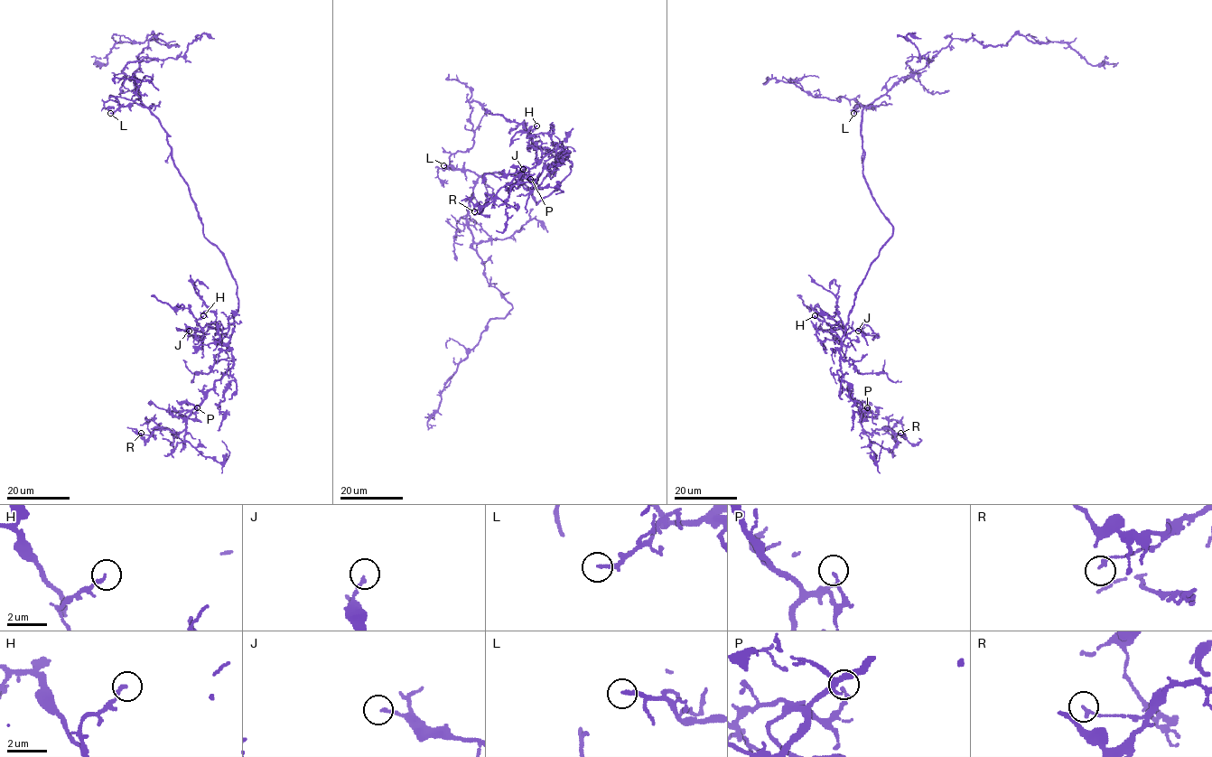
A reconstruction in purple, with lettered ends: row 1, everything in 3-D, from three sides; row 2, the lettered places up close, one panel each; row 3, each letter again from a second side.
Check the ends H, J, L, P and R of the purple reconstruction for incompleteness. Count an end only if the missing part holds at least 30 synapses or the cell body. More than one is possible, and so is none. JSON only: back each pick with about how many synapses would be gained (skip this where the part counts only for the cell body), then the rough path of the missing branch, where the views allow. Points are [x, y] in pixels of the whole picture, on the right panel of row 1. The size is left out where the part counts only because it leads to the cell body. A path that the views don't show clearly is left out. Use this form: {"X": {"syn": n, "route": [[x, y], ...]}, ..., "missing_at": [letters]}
{"L": {"syn": 70, "route": [[853, 113], [852, 122], [840, 129], [845, 154], [858, 160], [861, 168], [843, 210], [843, 229], [853, 247]]}, "missing_at": ["L"]}

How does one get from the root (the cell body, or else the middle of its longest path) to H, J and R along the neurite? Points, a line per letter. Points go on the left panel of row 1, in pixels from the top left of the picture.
H: (176, 166), (204, 236), (237, 285), (226, 343), (215, 322), (197, 322), (203, 315)
J: (176, 166), (204, 236), (236, 280), (238, 301), (226, 343), (226, 333), (213, 323), (201, 335), (189, 331)
R: (176, 166), (204, 236), (236, 280), (238, 308), (228, 343), (233, 365), (191, 411), (183, 430), (141, 433)

